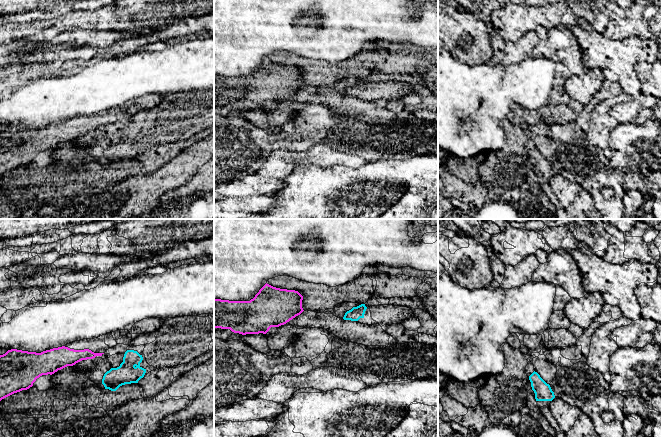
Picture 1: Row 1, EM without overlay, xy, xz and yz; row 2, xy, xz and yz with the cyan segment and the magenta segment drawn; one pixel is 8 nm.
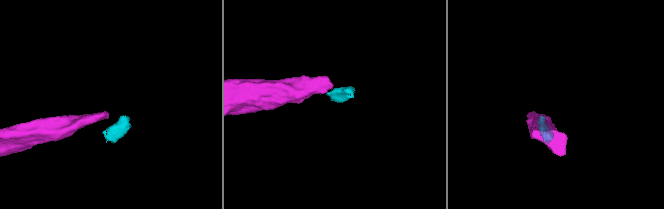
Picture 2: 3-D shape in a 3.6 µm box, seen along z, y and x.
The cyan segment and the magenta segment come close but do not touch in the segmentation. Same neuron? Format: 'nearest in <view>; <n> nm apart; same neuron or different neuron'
nearest in xy; 130 nm apart; different neuron

